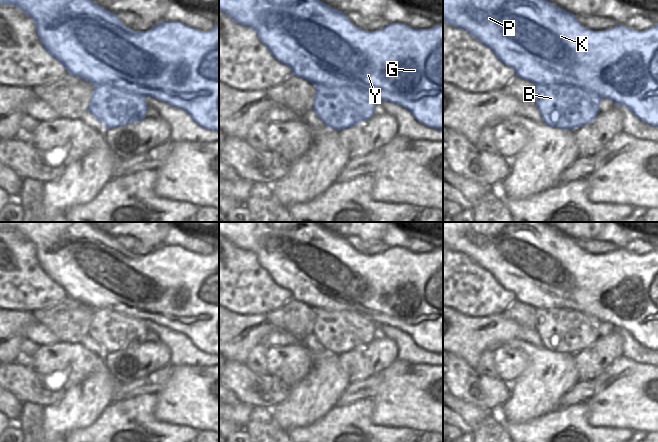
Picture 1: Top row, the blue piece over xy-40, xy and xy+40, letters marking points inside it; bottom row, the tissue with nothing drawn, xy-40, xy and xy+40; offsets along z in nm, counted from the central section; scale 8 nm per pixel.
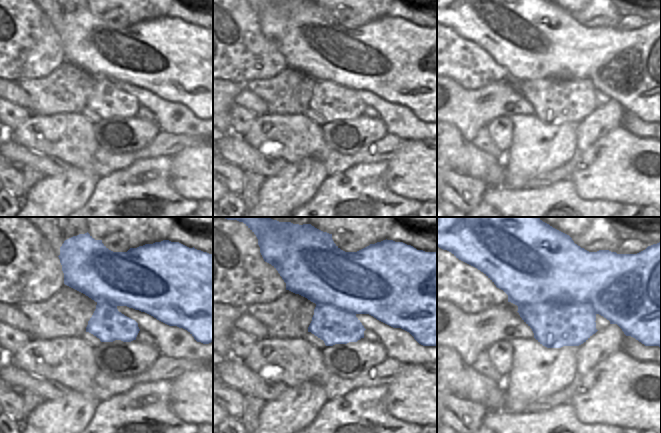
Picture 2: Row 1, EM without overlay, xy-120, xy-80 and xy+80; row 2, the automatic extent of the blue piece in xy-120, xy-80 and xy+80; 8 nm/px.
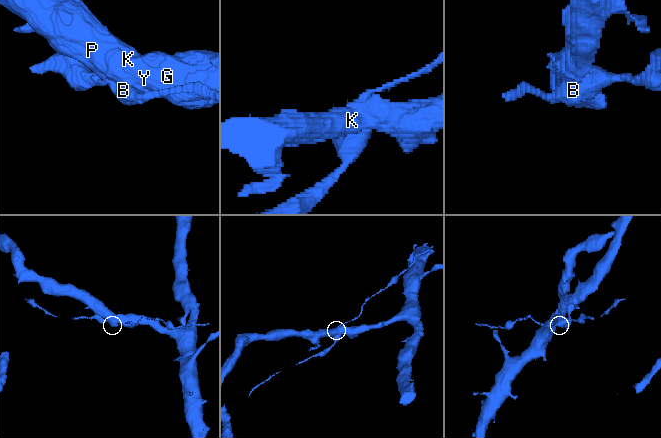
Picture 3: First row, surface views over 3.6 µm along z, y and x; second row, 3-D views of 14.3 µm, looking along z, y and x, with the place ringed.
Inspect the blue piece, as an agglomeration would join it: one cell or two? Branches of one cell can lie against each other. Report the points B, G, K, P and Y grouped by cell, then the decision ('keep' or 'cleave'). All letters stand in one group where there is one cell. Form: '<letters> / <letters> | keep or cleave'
B / G K P Y | cleave

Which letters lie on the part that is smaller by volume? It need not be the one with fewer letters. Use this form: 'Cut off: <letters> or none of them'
Cut off: B

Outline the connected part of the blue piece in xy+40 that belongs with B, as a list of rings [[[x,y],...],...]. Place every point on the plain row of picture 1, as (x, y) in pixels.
[[[536,309],[536,330],[549,351],[575,353],[600,337],[601,323],[573,309]]]

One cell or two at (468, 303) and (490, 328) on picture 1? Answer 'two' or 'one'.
two

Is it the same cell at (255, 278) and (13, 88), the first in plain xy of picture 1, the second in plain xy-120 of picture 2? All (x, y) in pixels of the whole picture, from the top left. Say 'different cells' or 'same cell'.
different cells

